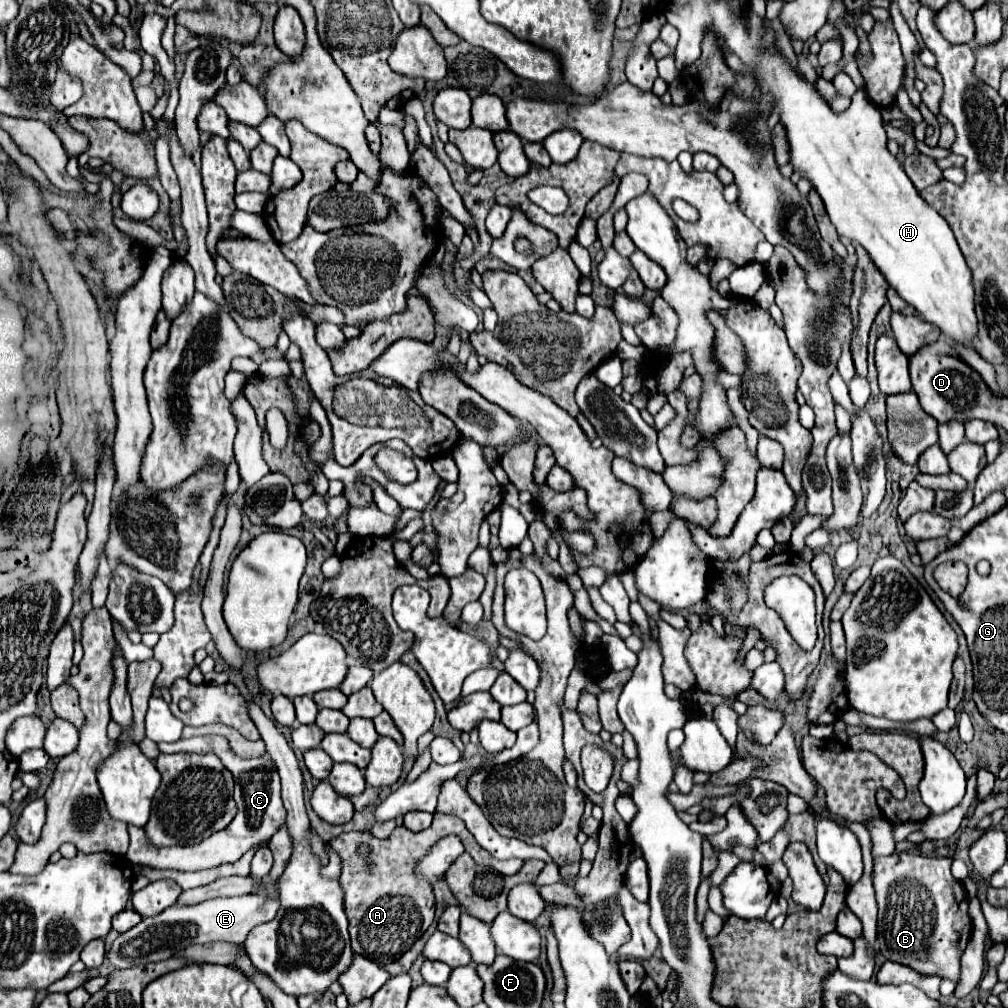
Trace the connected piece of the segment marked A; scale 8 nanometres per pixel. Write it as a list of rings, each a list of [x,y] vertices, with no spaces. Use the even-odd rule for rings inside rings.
[[[435,813],[431,827],[419,833],[413,833],[405,827],[397,827],[387,839],[377,839],[367,831],[363,833],[351,831],[351,833],[341,833],[329,843],[343,861],[343,873],[339,881],[345,889],[345,913],[349,919],[353,953],[365,955],[367,959],[375,961],[379,967],[385,967],[395,959],[399,959],[405,951],[409,951],[411,945],[427,931],[435,913],[435,897],[431,885],[415,875],[415,865],[421,857],[425,857],[431,851],[433,843],[437,843],[439,839],[451,833],[459,835],[459,839],[465,845],[465,851],[479,865],[493,867],[505,875],[515,875],[523,865],[521,859],[509,859],[509,861],[495,859],[473,839],[473,835],[465,827],[465,823],[461,823],[459,817],[445,813]],[[361,843],[371,845],[375,853],[371,851],[369,857],[357,855],[357,845]]]

